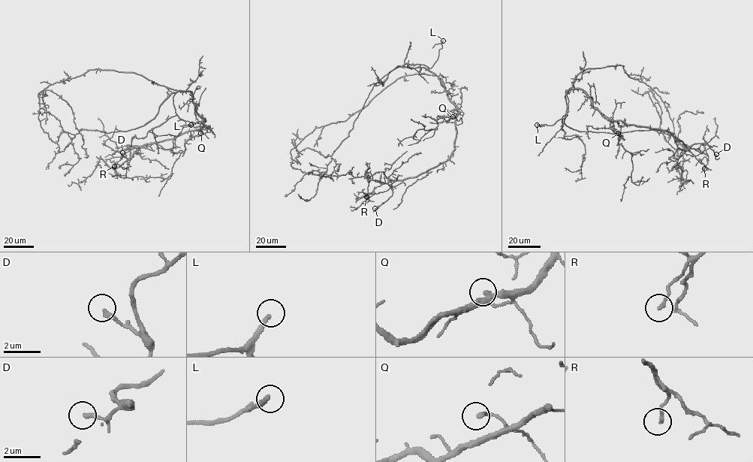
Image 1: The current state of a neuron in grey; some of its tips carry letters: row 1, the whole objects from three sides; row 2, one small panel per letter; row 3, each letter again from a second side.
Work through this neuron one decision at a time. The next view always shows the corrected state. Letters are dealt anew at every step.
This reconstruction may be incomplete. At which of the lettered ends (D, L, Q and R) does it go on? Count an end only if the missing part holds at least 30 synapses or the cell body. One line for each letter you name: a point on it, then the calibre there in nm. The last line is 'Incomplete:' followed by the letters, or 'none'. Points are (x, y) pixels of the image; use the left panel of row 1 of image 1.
L: (191, 125) | 240 nm
Incomplete: L

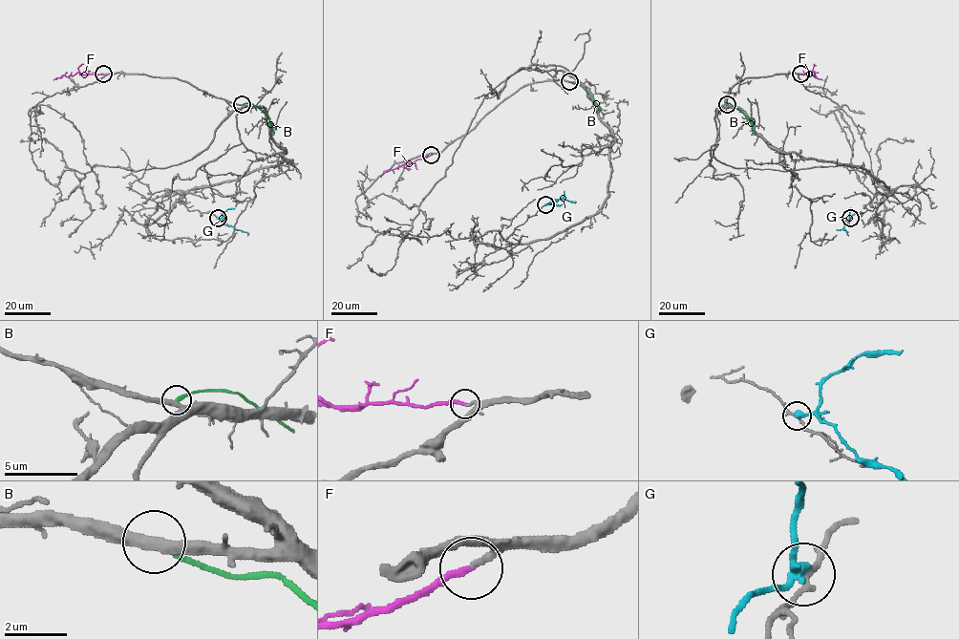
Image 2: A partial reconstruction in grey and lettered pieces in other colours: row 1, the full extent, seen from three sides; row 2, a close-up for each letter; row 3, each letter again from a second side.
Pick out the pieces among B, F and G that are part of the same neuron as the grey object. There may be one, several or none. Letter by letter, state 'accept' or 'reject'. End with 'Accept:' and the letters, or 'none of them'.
B: reject
F: accept
G: reject
Accept: F

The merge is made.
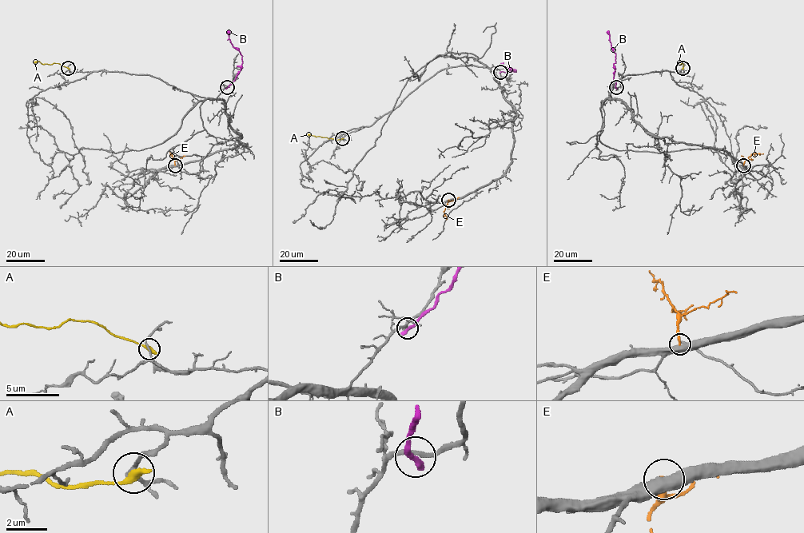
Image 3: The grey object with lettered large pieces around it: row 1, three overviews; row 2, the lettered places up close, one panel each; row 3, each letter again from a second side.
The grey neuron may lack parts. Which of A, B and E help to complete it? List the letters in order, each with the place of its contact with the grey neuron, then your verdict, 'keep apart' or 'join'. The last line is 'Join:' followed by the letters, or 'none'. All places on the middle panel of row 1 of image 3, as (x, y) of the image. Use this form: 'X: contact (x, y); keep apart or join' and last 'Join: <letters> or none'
A: contact (342, 138); keep apart
B: contact (500, 72); keep apart
E: contact (448, 200); keep apart
Join: none

